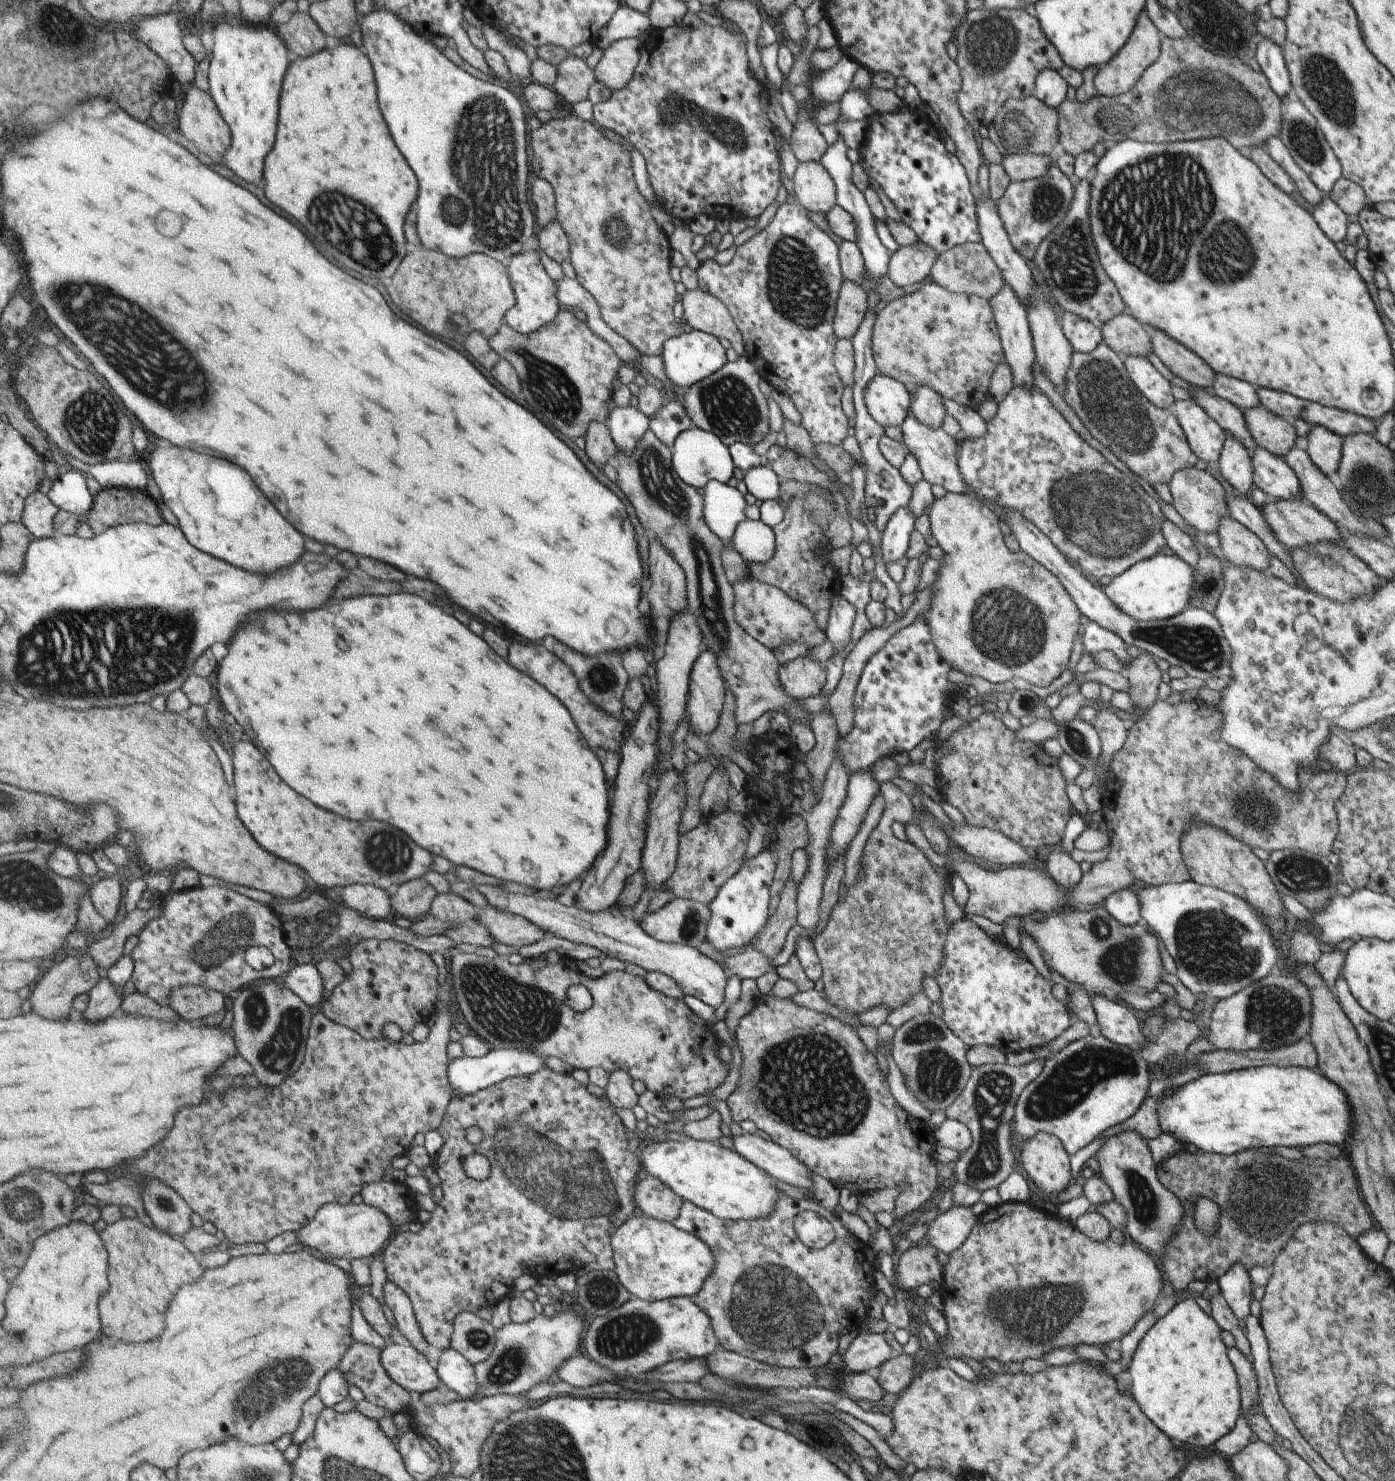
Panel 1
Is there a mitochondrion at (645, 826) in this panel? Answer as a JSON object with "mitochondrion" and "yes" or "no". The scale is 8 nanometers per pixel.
{"mitochondrion":"no"}

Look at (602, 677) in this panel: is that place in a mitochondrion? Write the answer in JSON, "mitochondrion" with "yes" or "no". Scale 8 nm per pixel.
{"mitochondrion":"yes"}

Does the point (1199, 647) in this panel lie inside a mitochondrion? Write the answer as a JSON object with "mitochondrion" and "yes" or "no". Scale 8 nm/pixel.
{"mitochondrion":"yes"}

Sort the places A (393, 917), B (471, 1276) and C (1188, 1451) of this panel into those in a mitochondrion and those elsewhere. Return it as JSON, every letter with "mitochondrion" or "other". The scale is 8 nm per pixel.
{"A":"other","B":"other","C":"other"}

